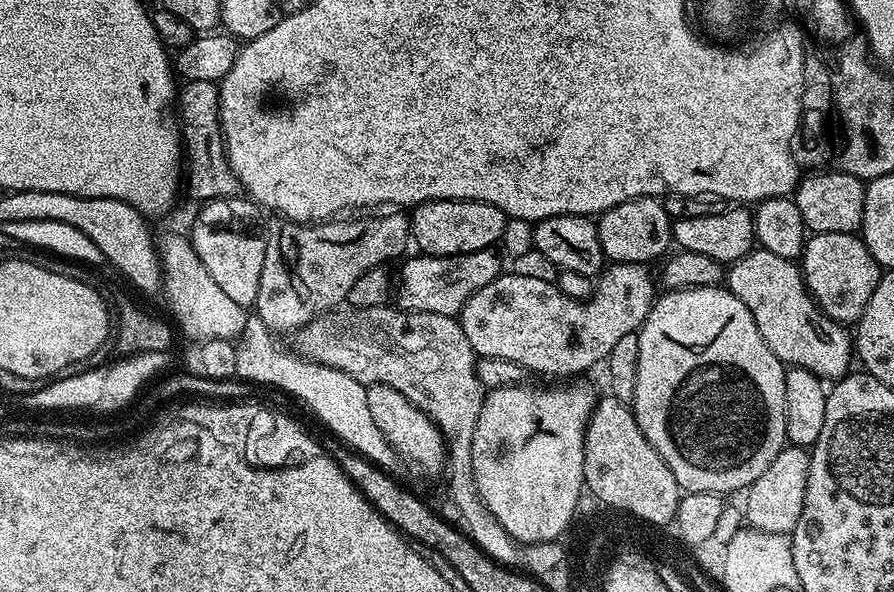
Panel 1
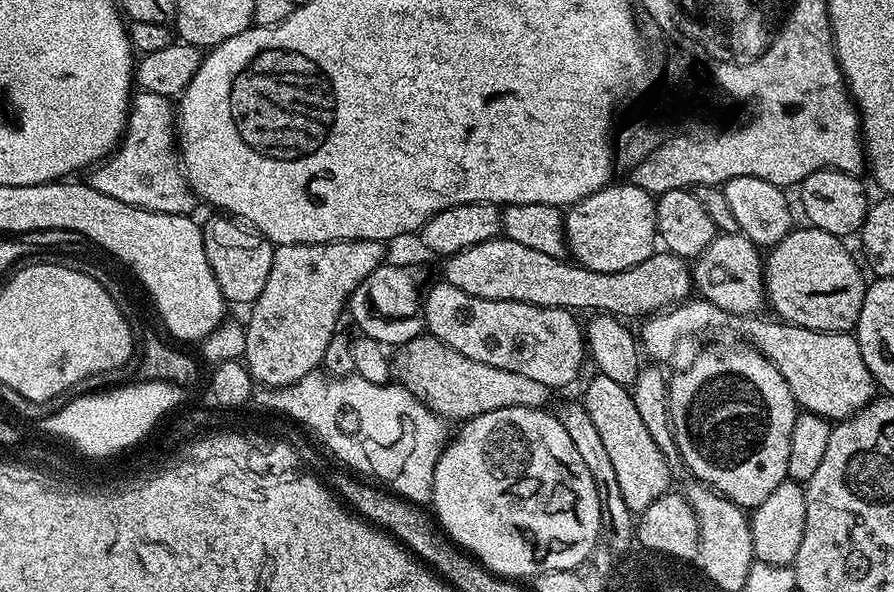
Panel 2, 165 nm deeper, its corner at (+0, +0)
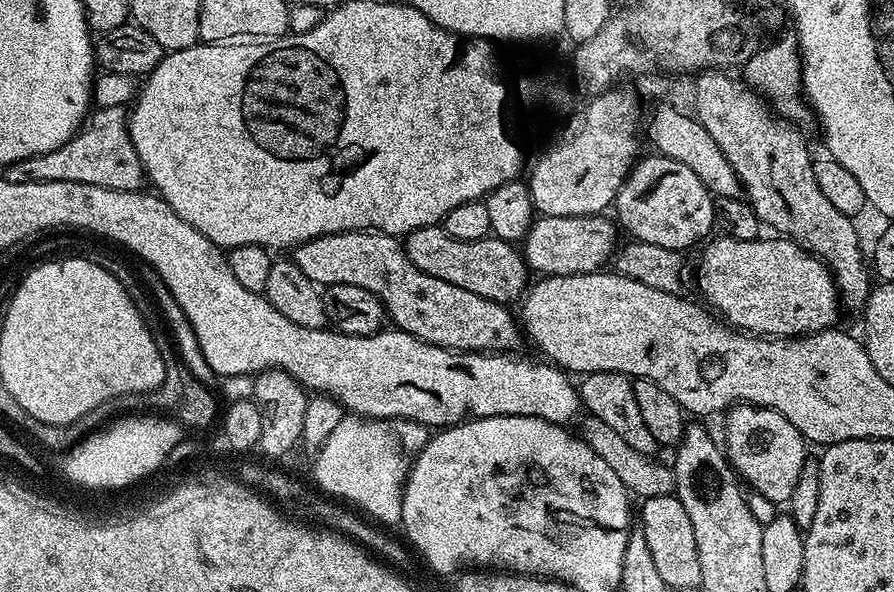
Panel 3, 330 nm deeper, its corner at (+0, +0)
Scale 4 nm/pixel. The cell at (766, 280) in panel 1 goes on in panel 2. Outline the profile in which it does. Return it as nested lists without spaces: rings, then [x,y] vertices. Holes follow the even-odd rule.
[[[739,231],[717,234],[710,242],[710,246],[706,246],[706,250],[702,250],[702,254],[695,257],[691,269],[695,291],[703,299],[709,300],[714,306],[721,308],[729,317],[736,316],[735,318],[743,318],[745,316],[751,316],[759,313],[761,311],[760,307],[765,307],[764,260],[762,259],[761,249],[750,243],[745,236],[741,236]]]

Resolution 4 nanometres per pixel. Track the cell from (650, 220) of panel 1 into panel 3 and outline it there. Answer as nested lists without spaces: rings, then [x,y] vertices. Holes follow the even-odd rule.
[[[607,215],[598,216],[540,216],[532,222],[532,226],[522,241],[524,262],[533,273],[541,277],[546,276],[569,276],[570,274],[586,274],[587,272],[598,272],[605,267],[604,264],[613,259],[618,248],[616,240],[617,225],[608,221]]]

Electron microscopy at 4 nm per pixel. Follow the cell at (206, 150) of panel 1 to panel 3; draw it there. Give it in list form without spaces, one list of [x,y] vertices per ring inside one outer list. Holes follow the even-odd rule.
[[[118,106],[89,111],[76,135],[58,146],[58,150],[14,162],[3,169],[2,178],[6,182],[82,182],[86,186],[102,186],[123,192],[141,191],[146,184],[146,173],[134,150],[128,122],[125,109]]]

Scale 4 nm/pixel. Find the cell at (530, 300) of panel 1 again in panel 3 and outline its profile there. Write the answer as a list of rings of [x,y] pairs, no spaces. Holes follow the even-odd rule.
[[[335,232],[319,236],[294,249],[296,265],[317,286],[345,284],[370,290],[384,304],[389,321],[401,332],[408,332],[419,340],[452,352],[511,353],[522,341],[522,328],[517,317],[508,313],[503,304],[478,298],[470,290],[450,286],[442,278],[422,274],[406,254],[397,237],[384,232]]]

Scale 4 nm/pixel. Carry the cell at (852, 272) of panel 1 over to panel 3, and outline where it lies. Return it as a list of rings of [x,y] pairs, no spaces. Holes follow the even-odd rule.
[[[725,234],[719,238],[721,240],[709,239],[703,245],[700,292],[704,295],[703,303],[715,309],[733,328],[758,336],[807,336],[809,332],[822,332],[835,325],[832,323],[836,320],[836,308],[841,307],[836,280],[817,256],[798,247],[793,240],[783,238],[740,241]]]

